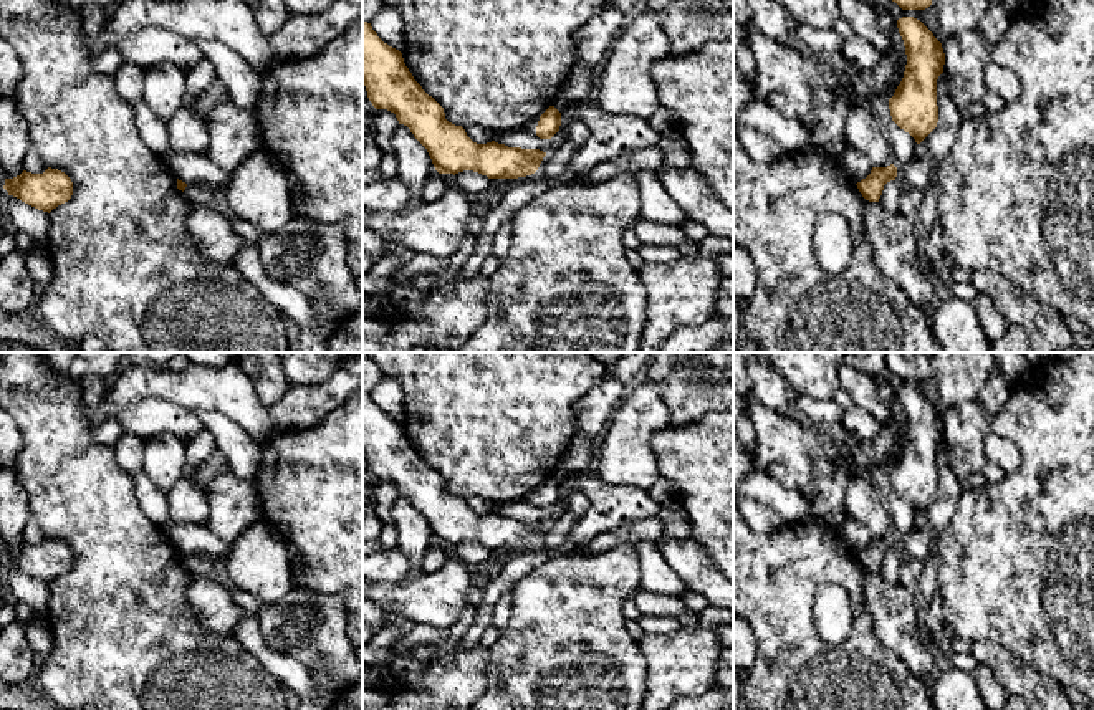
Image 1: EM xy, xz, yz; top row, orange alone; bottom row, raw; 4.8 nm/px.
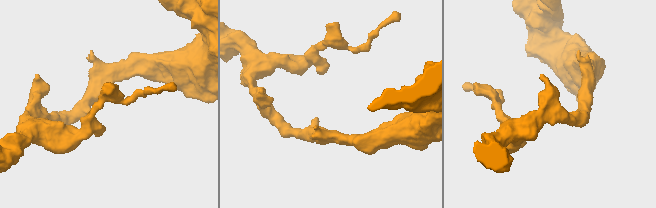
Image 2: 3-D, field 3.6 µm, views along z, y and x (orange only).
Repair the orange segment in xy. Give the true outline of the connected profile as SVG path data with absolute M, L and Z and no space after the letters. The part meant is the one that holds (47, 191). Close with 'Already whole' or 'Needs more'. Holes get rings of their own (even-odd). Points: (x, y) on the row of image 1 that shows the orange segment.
M51 167L43 174L23 170L13 179L5 179L3 189L8 195L48 213L68 202L73 195L71 179L65 172Z. Already whole

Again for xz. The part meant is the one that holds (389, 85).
M362 22L362 84L376 109L396 114L427 149L439 174L473 170L488 179L518 179L538 170L546 152L473 142L462 126L445 119L444 108L414 79L402 53Z. Already whole

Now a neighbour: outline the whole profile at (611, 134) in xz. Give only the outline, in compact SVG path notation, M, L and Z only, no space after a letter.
M559 96L553 106L559 113L576 111L578 119L591 131L589 139L579 146L574 157L564 166L568 175L581 175L599 162L657 146L662 136L645 119L609 114L596 101L564 103Z

